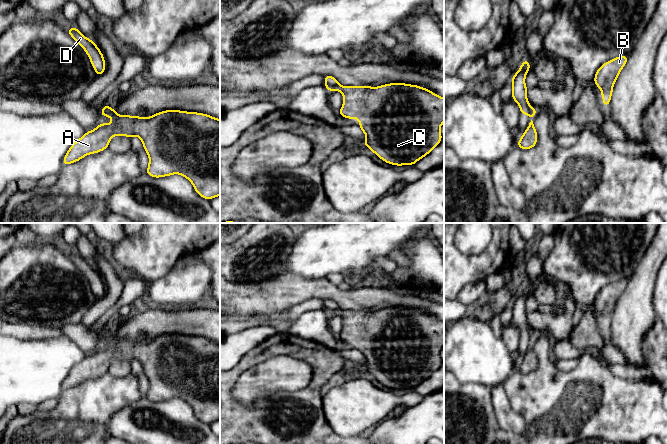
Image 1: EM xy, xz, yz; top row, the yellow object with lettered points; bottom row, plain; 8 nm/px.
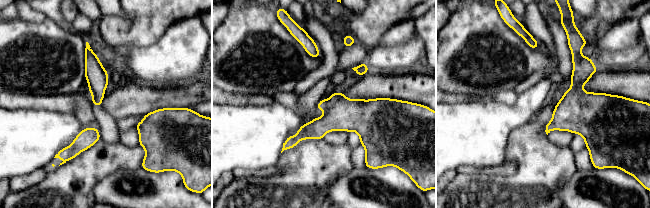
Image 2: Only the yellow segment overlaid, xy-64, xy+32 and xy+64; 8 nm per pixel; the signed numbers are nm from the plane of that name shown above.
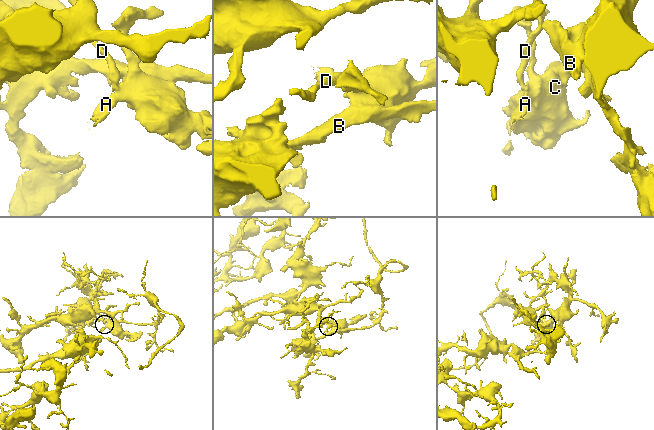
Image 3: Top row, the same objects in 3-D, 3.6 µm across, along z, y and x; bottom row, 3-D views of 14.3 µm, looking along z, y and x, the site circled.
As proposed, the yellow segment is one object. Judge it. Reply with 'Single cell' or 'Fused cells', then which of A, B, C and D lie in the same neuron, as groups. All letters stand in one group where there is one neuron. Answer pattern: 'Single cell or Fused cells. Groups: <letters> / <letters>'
Fused cells. Groups: A B C / D

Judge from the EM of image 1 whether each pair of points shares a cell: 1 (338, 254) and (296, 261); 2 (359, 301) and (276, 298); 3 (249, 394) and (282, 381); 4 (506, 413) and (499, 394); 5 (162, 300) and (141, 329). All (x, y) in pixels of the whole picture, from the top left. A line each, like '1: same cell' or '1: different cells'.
1: same cell
2: same cell
3: same cell
4: same cell
5: different cells

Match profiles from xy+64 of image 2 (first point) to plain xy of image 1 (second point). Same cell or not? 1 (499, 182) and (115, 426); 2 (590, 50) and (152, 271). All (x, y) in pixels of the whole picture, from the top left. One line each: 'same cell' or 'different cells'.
1: different cells
2: different cells

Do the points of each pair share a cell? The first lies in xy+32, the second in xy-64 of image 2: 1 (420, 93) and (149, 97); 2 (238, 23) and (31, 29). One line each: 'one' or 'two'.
1: one
2: one

